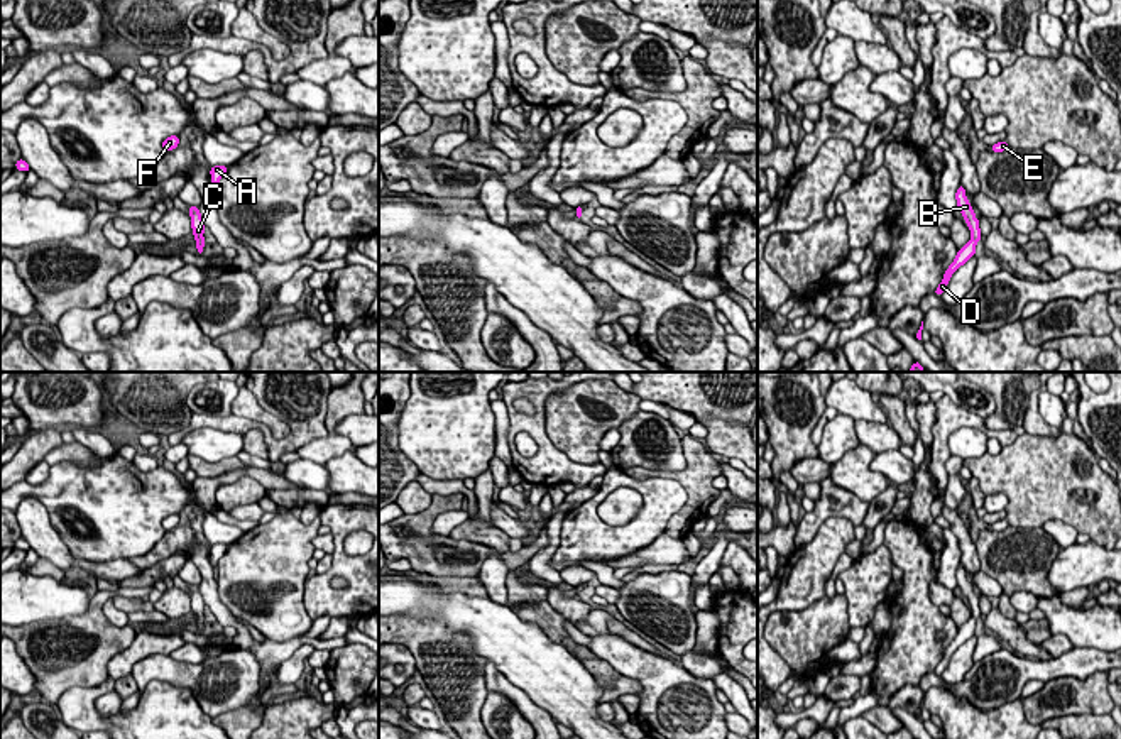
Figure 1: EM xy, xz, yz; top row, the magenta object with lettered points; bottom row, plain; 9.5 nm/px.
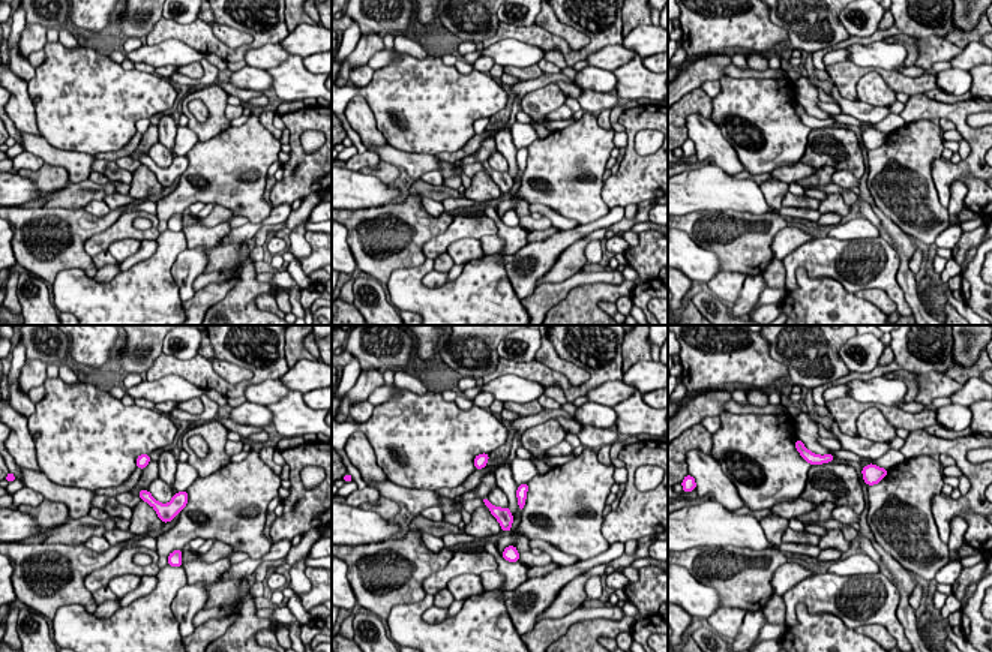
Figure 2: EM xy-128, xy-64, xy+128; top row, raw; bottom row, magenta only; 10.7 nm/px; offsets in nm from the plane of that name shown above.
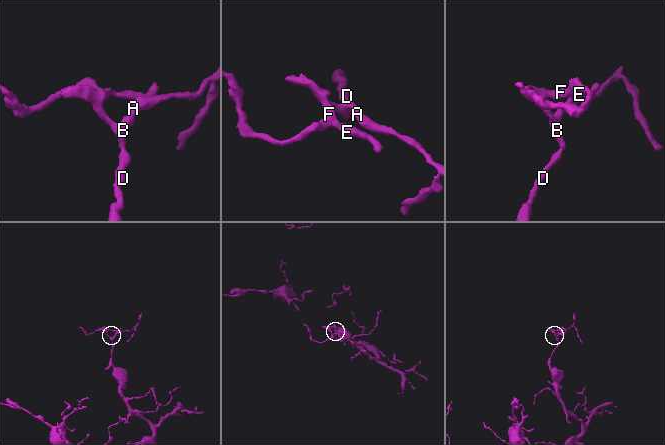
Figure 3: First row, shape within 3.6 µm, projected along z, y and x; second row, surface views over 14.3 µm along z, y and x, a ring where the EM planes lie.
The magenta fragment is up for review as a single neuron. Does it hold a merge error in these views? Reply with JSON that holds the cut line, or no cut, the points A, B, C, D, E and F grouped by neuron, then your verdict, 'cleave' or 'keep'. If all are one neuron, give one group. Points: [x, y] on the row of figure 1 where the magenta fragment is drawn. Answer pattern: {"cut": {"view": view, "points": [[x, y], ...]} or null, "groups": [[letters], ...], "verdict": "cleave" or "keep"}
{"cut": null, "groups": [["A", "B", "C", "D", "E", "F"]], "verdict": "keep"}

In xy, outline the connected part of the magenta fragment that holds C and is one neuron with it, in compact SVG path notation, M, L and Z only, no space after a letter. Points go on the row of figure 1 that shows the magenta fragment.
M188 206L189 213L191 213L191 228L193 228L193 235L196 238L196 250L201 254L203 247L205 247L205 238L203 238L203 232L205 232L205 223L203 218L200 215L200 208L198 206Z

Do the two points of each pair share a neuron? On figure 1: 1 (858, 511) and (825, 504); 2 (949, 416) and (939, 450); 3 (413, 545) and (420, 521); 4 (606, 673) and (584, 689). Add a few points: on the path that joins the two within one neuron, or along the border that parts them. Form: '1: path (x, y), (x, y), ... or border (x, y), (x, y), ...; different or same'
1: path (849, 506), (834, 504); same
2: path (946, 425), (940, 432), (940, 442); same
3: path (413, 540), (420, 526); same
4: border (580, 662), (602, 689), (601, 702); different

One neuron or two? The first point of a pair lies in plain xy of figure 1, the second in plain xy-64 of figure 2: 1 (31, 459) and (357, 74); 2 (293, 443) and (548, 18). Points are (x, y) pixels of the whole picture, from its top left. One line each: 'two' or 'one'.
1: two
2: two

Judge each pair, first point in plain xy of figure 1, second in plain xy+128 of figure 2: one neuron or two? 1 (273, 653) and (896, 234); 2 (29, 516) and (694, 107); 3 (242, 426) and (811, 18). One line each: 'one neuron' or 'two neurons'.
1: one neuron
2: two neurons
3: two neurons

